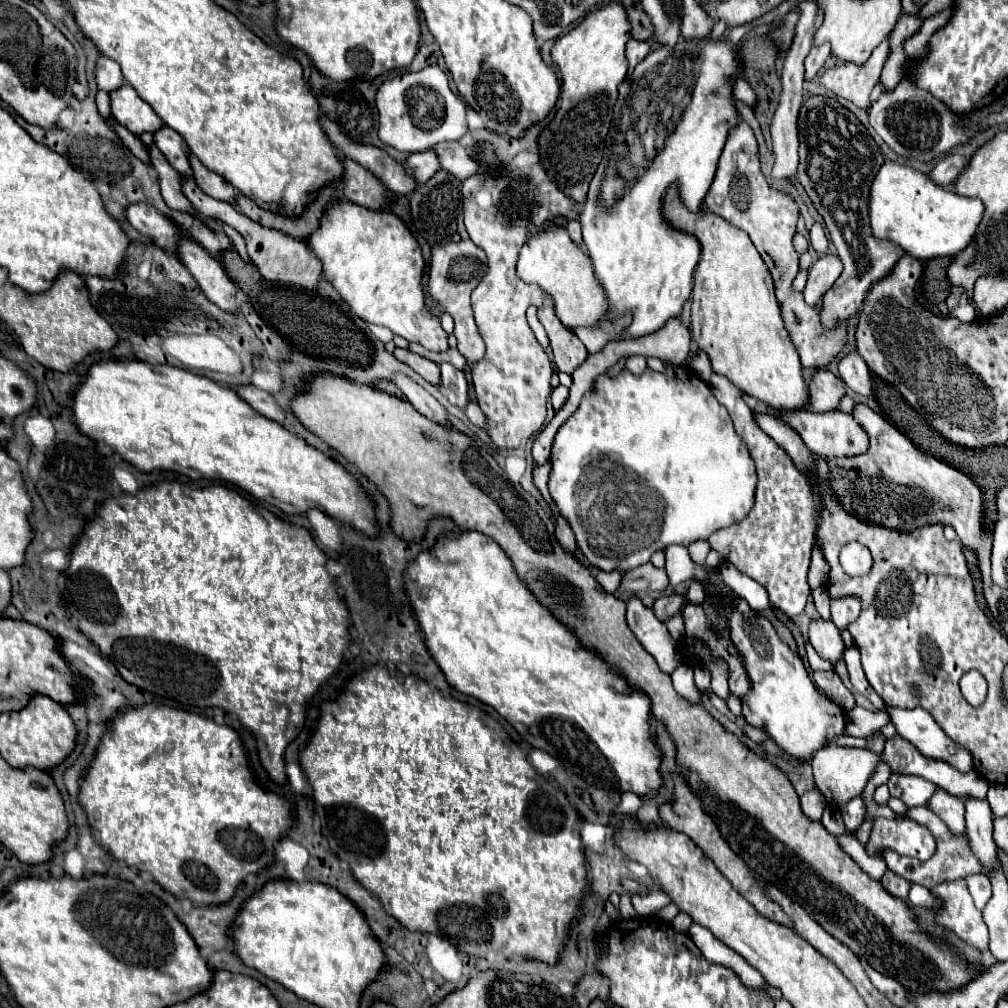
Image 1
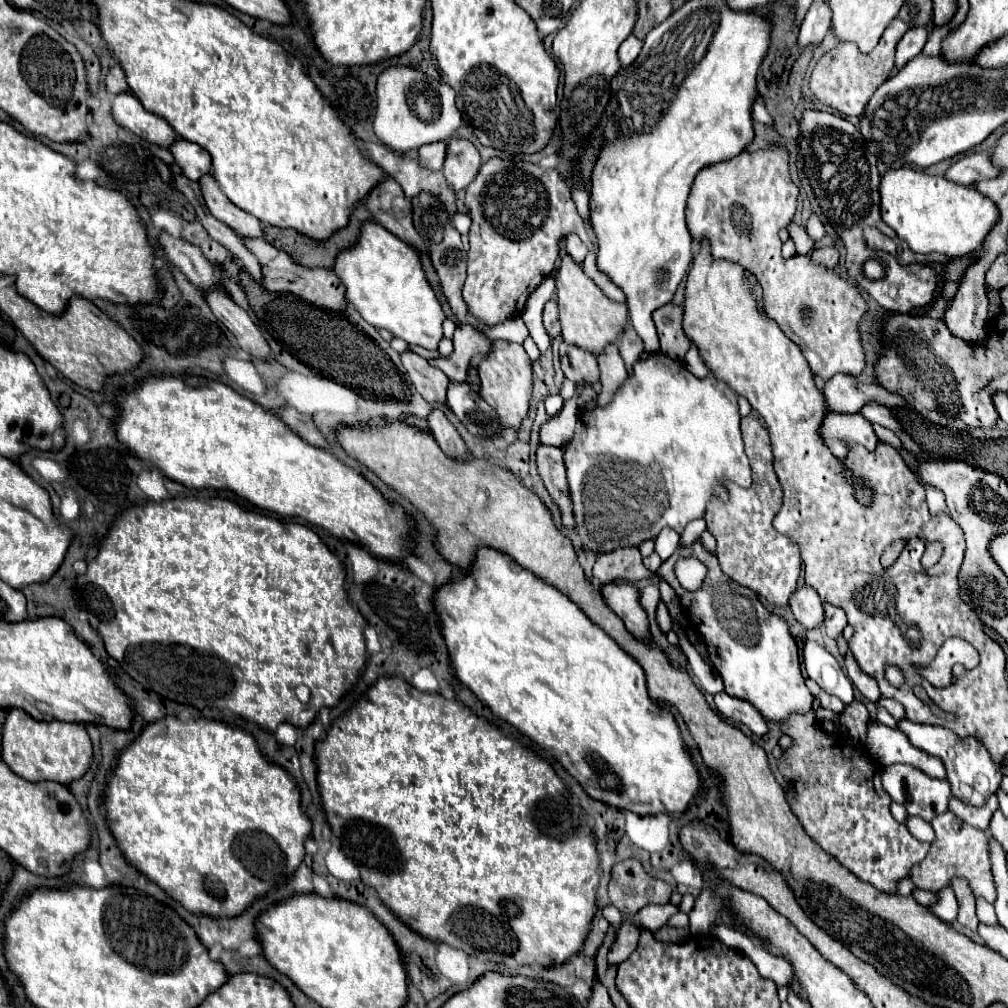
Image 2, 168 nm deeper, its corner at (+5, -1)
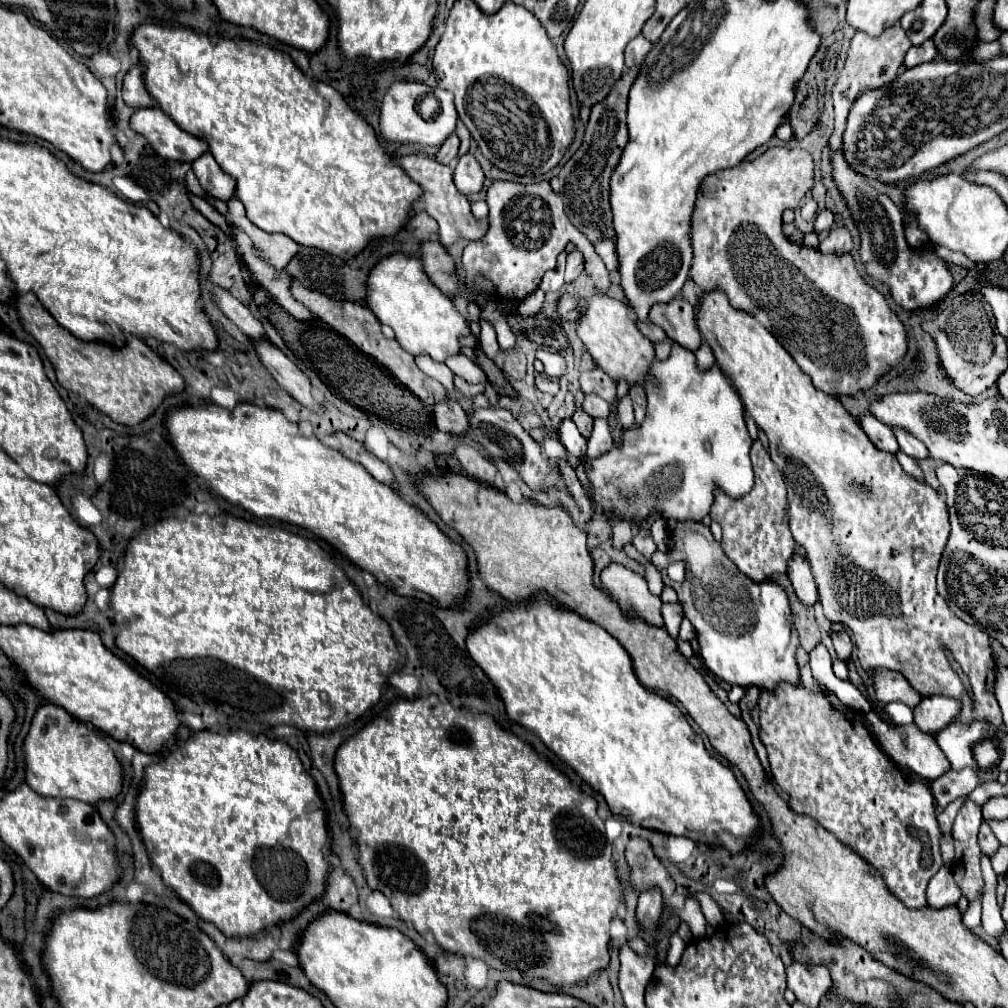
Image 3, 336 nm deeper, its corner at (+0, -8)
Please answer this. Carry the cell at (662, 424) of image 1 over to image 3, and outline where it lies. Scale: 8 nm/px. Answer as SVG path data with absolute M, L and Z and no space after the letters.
M674 343L672 345L672 353L668 359L664 361L654 361L652 365L652 383L646 385L646 397L648 397L648 411L646 411L646 419L642 421L642 425L632 425L630 429L624 429L624 435L622 435L622 445L620 447L612 447L610 449L610 455L602 455L602 459L594 459L594 461L588 461L584 459L584 467L586 467L586 473L594 485L594 495L590 499L596 501L598 509L606 511L608 515L612 515L612 511L622 511L622 515L626 515L626 519L634 521L634 519L642 519L644 515L652 517L656 511L660 511L660 515L666 515L666 517L672 517L672 519L678 519L678 521L686 521L686 519L692 519L692 521L702 521L708 513L710 513L710 507L714 503L714 493L720 489L722 493L726 493L728 497L742 497L746 495L752 485L754 485L754 473L752 473L752 465L750 465L750 447L752 447L752 439L748 435L748 429L746 429L746 423L744 423L744 405L736 393L736 389L732 387L730 379L718 369L718 365L706 369L706 371L700 371L698 365L696 365L696 357L694 353L686 351L682 345Z

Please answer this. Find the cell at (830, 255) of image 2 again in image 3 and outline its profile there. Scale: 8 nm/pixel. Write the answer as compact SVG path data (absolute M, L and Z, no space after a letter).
M836 227L828 233L828 237L824 237L820 241L820 251L834 251L834 253L842 253L842 251L850 251L854 247L852 235L846 227Z

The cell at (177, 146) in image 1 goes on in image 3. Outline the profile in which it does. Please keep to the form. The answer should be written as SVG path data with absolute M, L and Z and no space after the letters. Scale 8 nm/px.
M204 153L194 161L194 173L200 181L200 185L216 199L230 201L234 197L234 179L222 171L222 167L216 163L216 159L210 153Z

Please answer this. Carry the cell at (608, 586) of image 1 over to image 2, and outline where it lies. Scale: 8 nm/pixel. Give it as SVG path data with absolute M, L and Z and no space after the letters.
M621 548L617 552L609 552L609 556L599 556L593 566L593 578L597 584L609 584L615 580L625 582L641 582L649 580L653 574L643 566L641 552L637 548Z

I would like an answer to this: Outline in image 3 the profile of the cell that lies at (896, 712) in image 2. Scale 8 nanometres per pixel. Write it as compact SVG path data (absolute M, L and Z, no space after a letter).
M942 695L924 697L922 703L914 709L914 723L924 731L936 733L948 727L956 719L960 709L962 703L958 699L950 699Z

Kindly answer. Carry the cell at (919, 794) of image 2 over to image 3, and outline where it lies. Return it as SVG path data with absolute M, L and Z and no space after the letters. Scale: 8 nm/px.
M948 769L948 773L932 781L932 795L940 807L946 807L954 799L970 795L978 785L982 785L982 781L978 779L974 769Z

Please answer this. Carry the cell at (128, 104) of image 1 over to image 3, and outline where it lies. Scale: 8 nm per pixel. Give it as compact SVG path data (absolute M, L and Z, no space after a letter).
M160 107L138 109L130 121L132 129L144 135L150 145L166 159L196 161L208 151L208 143L180 129Z

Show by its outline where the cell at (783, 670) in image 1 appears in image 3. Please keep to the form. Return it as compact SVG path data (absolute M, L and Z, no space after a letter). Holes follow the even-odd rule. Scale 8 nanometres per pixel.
M674 519L664 521L674 539L674 549L668 553L656 551L652 555L652 563L662 573L664 585L676 589L684 617L696 629L706 667L718 679L744 689L748 685L774 689L780 681L796 683L800 679L796 665L796 649L800 647L800 641L792 623L786 591L772 579L754 583L742 575L742 571L738 571L738 567L724 555L720 543L714 541L710 527L704 523ZM668 559L684 561L686 577L682 583L668 579Z

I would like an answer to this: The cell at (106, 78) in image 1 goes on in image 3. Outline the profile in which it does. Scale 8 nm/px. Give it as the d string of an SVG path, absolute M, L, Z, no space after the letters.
M134 65L126 77L124 77L124 87L122 87L122 95L124 95L124 101L126 105L134 107L134 109L140 109L140 107L156 107L158 103L150 97L150 93L146 91L146 85L144 85L144 69L142 65Z

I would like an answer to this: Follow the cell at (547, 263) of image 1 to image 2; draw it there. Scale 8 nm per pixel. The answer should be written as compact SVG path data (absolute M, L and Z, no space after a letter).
M567 254L561 258L559 268L553 272L553 280L557 286L557 304L559 304L559 320L563 340L575 346L581 346L593 354L601 352L605 344L611 344L619 338L619 334L627 326L627 306L611 302L599 286L583 272L581 264L573 262Z

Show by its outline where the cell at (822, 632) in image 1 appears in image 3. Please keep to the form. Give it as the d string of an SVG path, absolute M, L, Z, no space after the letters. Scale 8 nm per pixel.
M794 555L788 559L788 577L792 581L796 595L800 597L800 601L804 605L814 605L818 601L816 583L814 583L814 577L812 577L812 571L808 567L806 557Z

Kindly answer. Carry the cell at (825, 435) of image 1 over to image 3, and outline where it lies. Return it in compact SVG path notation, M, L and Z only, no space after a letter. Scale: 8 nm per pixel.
M866 415L860 419L860 425L862 429L866 431L866 435L870 437L870 441L882 449L882 451L888 451L888 453L898 453L898 441L896 441L896 435L894 431L884 425L882 421L878 421L874 415Z

